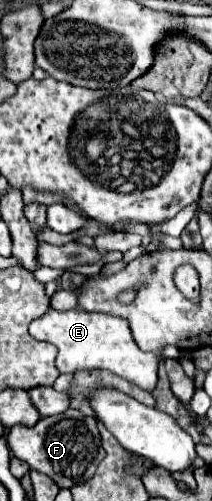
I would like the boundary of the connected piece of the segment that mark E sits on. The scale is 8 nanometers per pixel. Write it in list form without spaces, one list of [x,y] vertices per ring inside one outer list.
[[[48,310],[42,318],[36,318],[30,324],[30,334],[36,340],[50,342],[58,348],[56,368],[64,374],[74,374],[76,370],[104,368],[110,370],[144,390],[154,390],[158,382],[158,356],[150,352],[142,352],[134,342],[128,322],[124,318],[116,318],[102,312],[86,312],[86,310]]]

